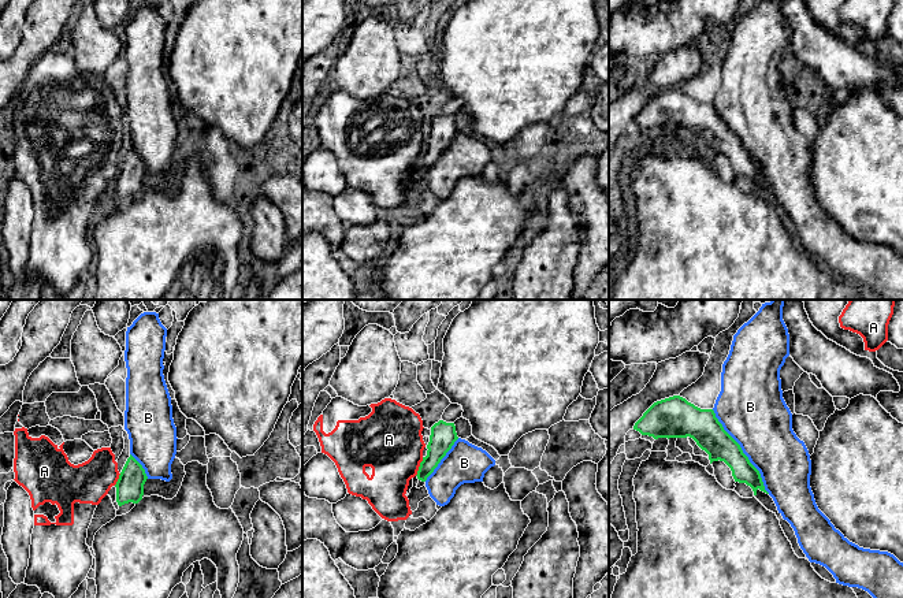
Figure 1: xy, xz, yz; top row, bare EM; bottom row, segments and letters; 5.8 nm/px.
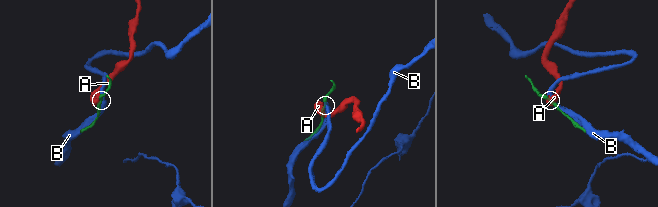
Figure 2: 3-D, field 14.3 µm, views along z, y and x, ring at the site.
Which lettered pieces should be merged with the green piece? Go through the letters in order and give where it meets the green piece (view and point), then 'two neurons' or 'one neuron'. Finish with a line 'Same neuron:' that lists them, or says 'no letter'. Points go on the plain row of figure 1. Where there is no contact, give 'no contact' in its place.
A: xz (419, 160) | two neurons
B: yz (742, 145) | one neuron
Same neuron: B

